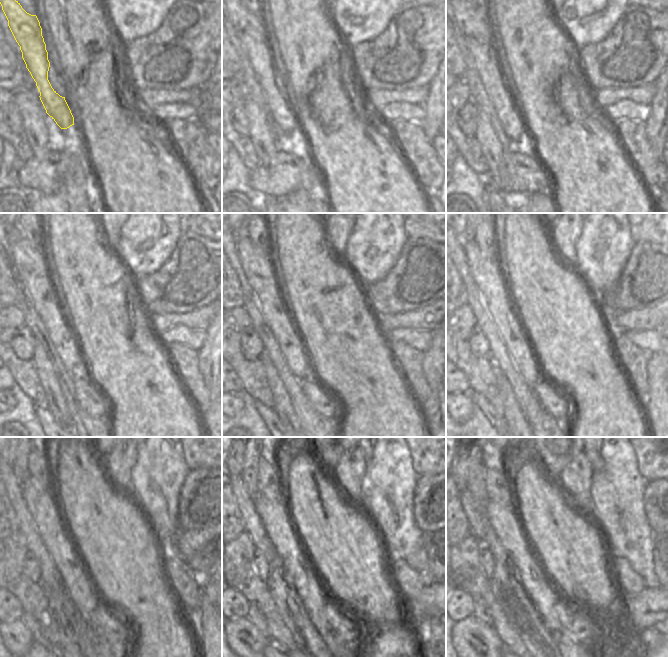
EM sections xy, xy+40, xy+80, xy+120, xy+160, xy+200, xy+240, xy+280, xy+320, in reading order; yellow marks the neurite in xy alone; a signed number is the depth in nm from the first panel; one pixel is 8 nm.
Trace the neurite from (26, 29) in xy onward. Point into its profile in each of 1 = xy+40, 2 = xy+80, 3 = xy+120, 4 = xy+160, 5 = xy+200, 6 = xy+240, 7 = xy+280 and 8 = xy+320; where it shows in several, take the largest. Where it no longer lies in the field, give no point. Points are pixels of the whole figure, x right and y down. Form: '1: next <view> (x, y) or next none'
1: next xy+40 (251, 31)
2: next xy+80 (478, 35)
3: next xy+120 (31, 263)
4: next xy+160 (259, 269)
5: next xy+200 (486, 274)
6: next xy+240 (48, 516)
7: next xy+280 (279, 526)
8: next xy+320 (545, 594)

